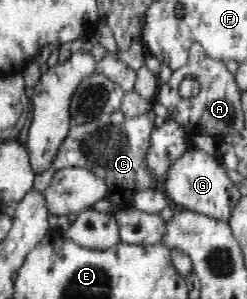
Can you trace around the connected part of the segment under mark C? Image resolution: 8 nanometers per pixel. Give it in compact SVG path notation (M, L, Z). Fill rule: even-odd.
M151 102L147 107L148 109L139 116L126 116L121 124L117 124L115 116L111 118L109 112L79 126L72 125L59 148L54 164L41 174L34 174L33 189L44 191L57 170L79 167L105 179L105 198L109 198L117 206L116 210L135 208L134 196L139 191L151 188L151 178L146 172L146 155L150 145L150 134L154 129L154 112Z

